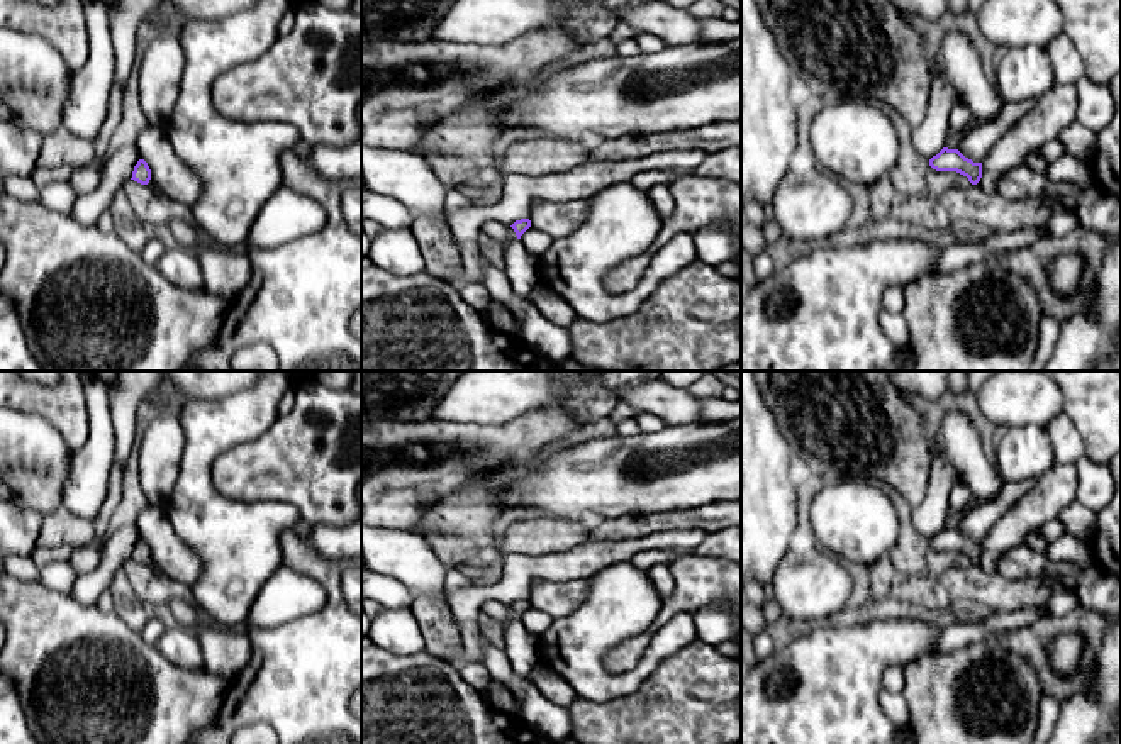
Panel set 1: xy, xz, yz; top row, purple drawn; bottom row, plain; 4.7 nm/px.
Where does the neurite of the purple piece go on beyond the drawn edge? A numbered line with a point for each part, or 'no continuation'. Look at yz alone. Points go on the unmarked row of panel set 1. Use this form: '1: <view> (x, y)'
no continuation

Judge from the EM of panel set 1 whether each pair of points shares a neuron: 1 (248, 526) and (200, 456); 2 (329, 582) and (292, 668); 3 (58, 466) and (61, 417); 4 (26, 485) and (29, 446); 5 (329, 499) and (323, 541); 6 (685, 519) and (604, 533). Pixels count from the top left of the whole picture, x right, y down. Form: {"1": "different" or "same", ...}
{"1": "same", "2": "same", "3": "different", "4": "same", "5": "different", "6": "same"}

